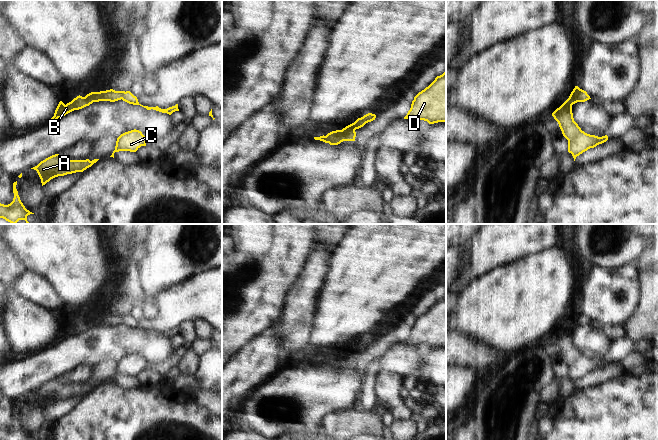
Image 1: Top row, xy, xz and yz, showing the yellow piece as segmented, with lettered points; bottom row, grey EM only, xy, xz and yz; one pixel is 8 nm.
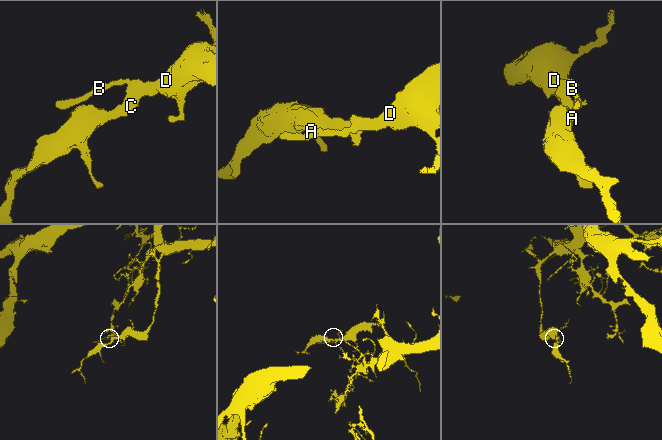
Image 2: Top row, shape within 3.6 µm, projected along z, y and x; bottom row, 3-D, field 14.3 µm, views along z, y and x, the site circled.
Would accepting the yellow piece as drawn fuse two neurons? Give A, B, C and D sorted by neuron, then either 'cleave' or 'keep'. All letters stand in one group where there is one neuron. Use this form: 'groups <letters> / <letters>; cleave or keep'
groups A B C D; keep

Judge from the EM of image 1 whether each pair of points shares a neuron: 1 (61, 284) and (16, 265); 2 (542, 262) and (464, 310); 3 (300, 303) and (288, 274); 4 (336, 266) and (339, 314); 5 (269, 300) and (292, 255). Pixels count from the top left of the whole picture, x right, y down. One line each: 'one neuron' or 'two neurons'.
1: two neurons
2: one neuron
3: two neurons
4: one neuron
5: one neuron

